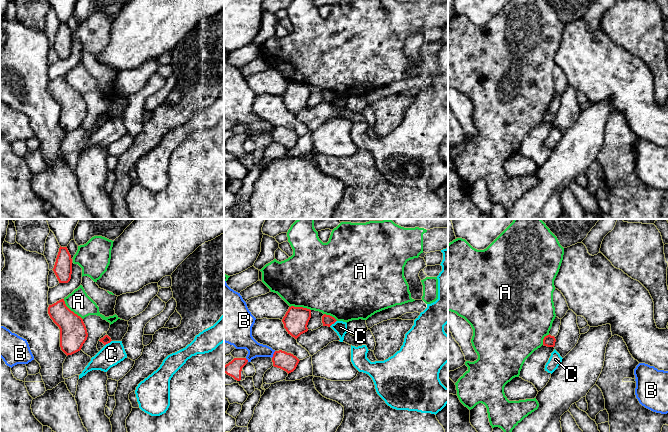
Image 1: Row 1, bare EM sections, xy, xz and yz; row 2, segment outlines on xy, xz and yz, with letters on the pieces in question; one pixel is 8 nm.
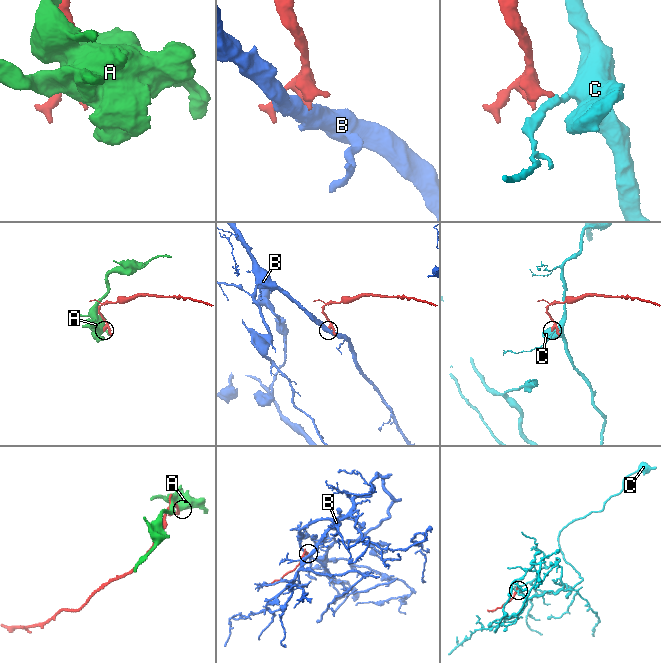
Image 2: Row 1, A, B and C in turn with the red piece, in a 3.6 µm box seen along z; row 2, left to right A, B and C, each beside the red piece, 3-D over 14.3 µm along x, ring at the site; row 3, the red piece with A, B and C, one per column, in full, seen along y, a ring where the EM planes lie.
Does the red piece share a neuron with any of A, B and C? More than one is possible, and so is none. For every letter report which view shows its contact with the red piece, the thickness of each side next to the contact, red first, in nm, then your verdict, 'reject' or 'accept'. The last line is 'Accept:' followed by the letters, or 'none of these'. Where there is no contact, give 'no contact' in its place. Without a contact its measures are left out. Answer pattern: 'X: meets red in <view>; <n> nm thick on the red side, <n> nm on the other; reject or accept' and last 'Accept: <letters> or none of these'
A: meets red in xy; 220 nm thick on the red side, 180 nm on the other; reject
B: meets red in xz; 150 nm thick on the red side, 130 nm on the other; reject
C: meets red in xz; 90 nm thick on the red side, 110 nm on the other; reject
Accept: none of these

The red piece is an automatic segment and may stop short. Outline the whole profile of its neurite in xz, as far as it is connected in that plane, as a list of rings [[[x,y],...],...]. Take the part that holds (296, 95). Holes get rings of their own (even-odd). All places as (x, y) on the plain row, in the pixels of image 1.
[[[289,83],[282,95],[284,104],[292,113],[297,115],[308,107],[307,101],[311,94],[311,86],[303,83]]]

